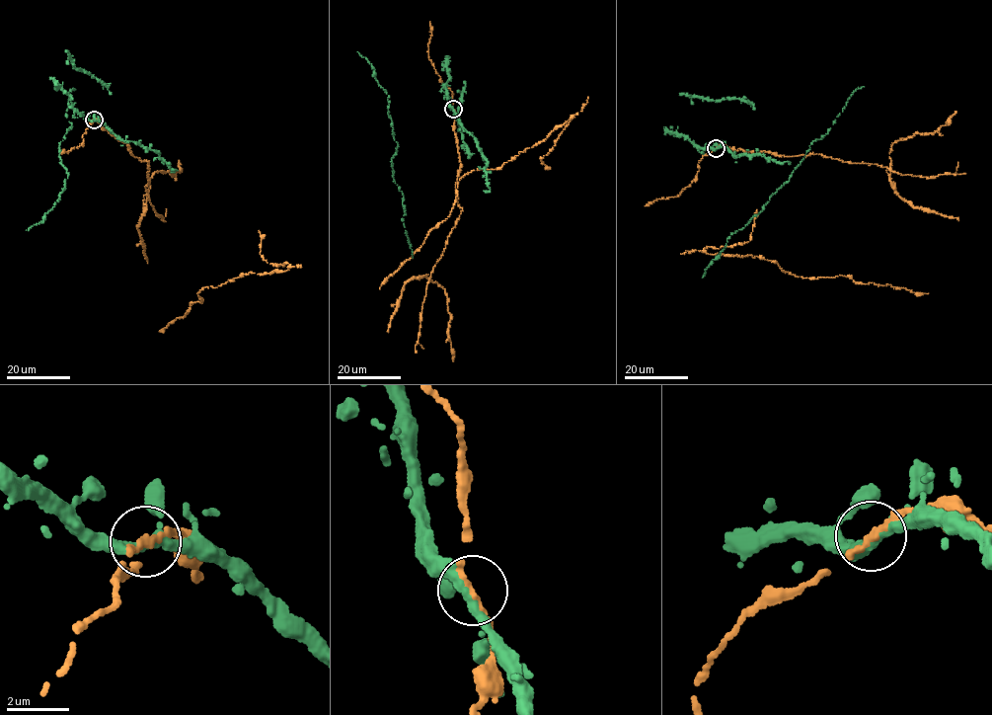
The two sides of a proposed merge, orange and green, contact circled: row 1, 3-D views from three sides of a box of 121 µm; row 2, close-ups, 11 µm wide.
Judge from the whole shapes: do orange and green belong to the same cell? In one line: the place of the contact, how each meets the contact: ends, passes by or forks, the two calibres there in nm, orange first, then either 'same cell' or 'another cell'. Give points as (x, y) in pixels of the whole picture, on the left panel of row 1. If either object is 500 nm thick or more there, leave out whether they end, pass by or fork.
at (94, 119); orange ends there; green passes by; 280 nm thick on the orange side, 320 nm on the other; another cell

